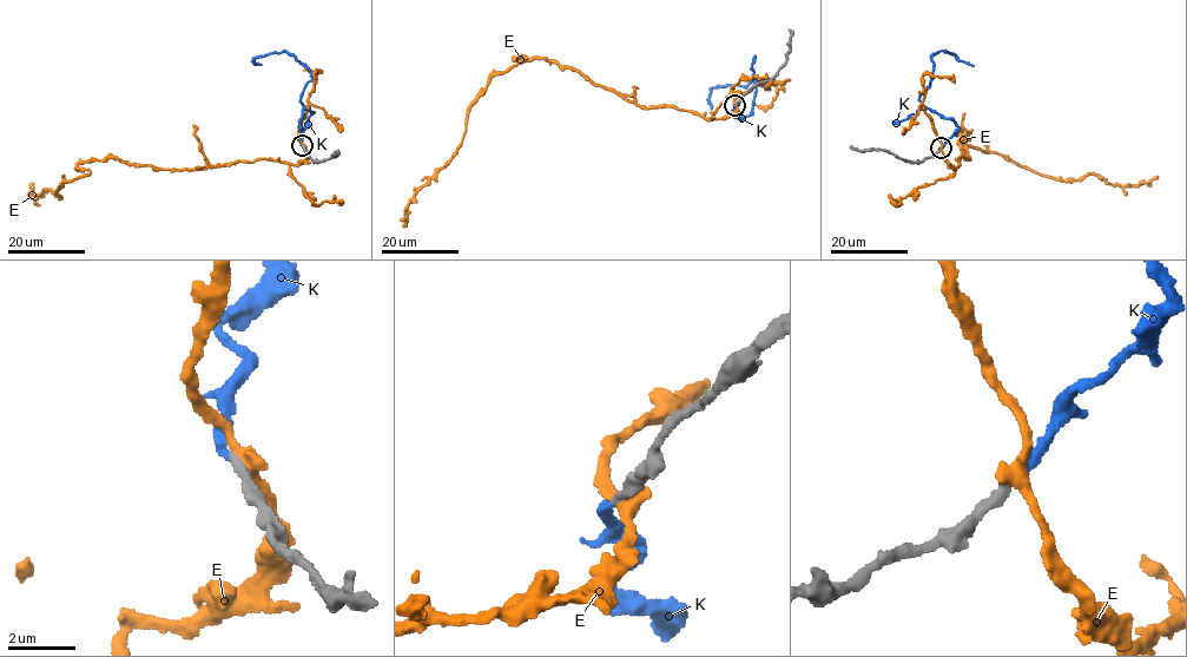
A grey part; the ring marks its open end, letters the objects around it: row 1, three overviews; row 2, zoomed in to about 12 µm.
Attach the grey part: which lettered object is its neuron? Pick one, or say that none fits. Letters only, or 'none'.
none

